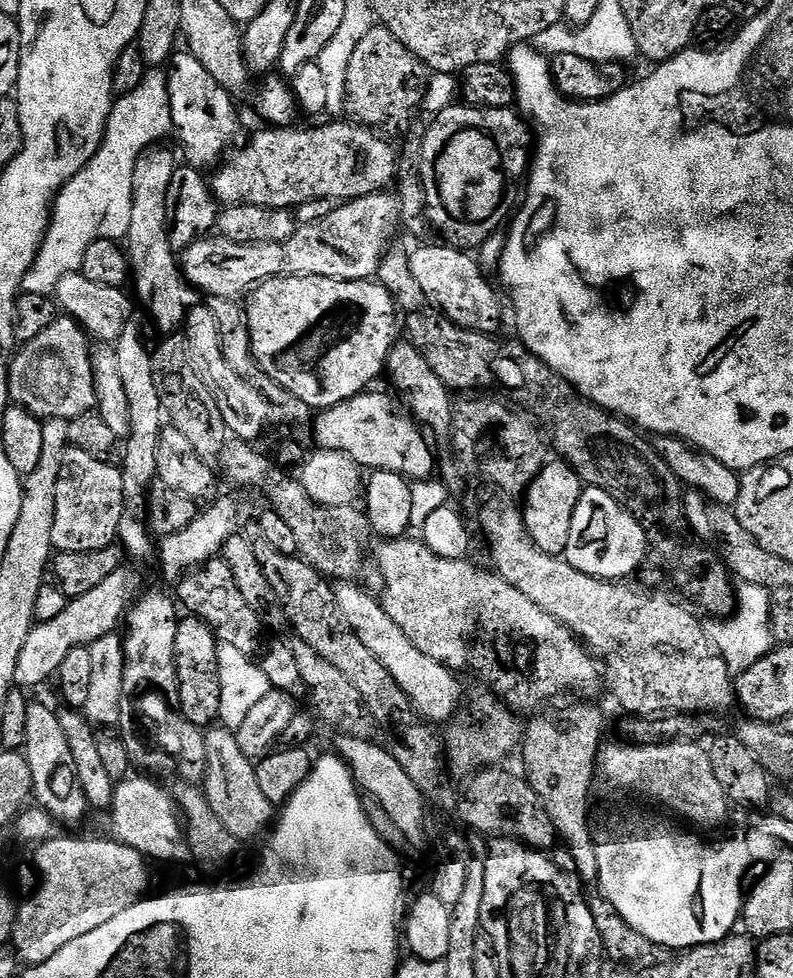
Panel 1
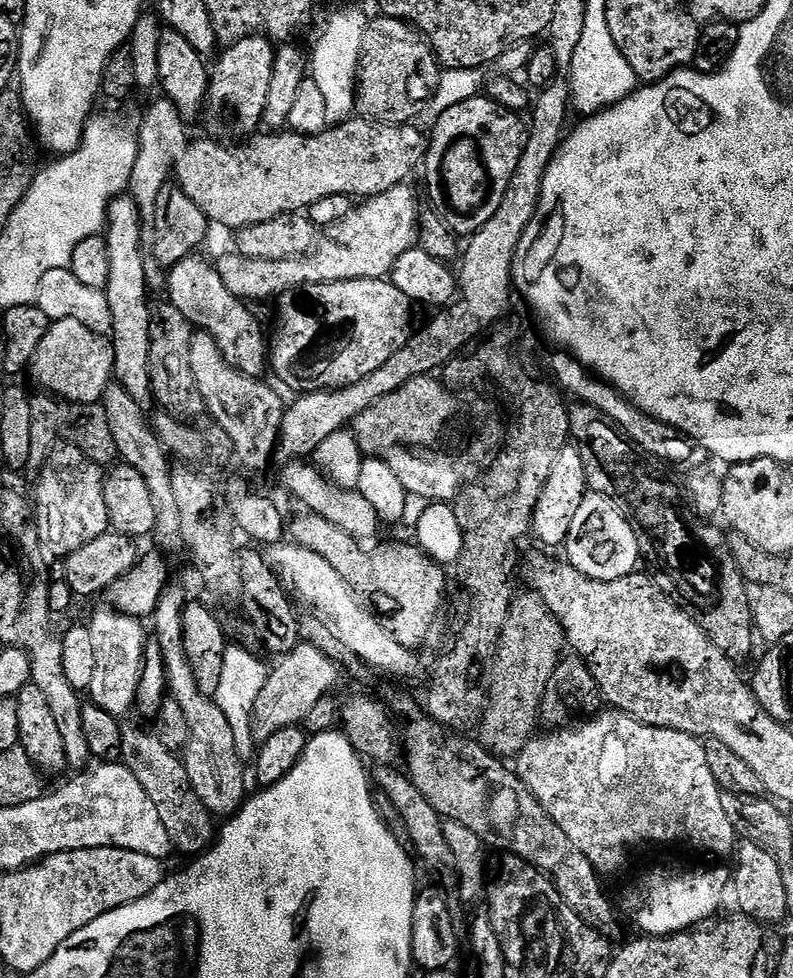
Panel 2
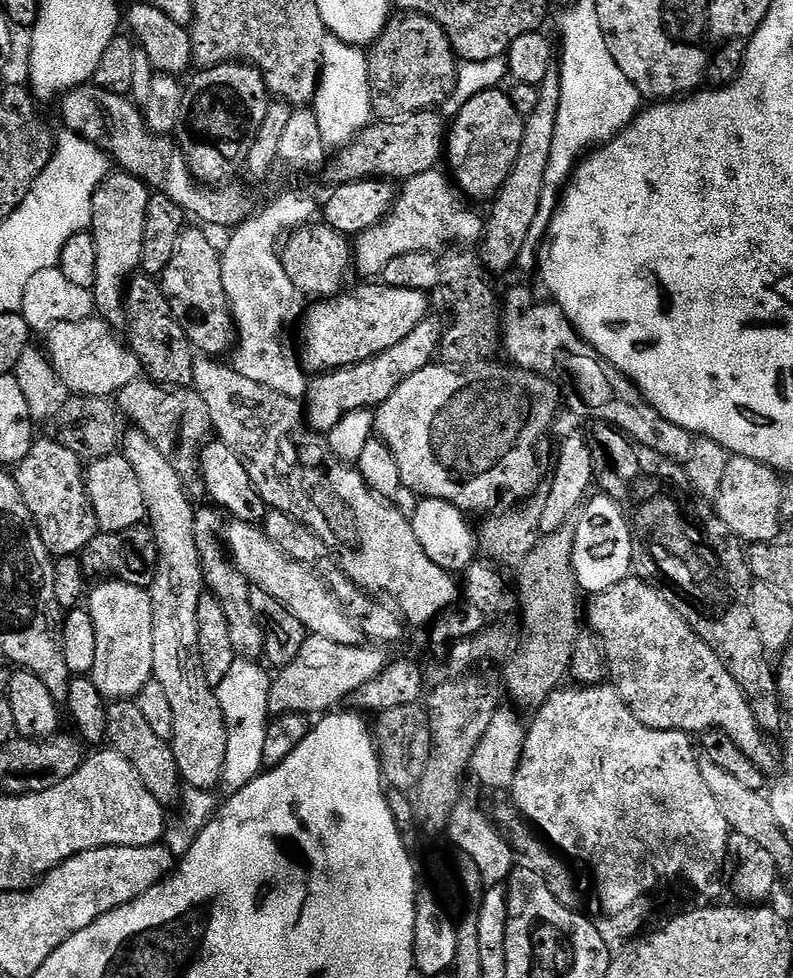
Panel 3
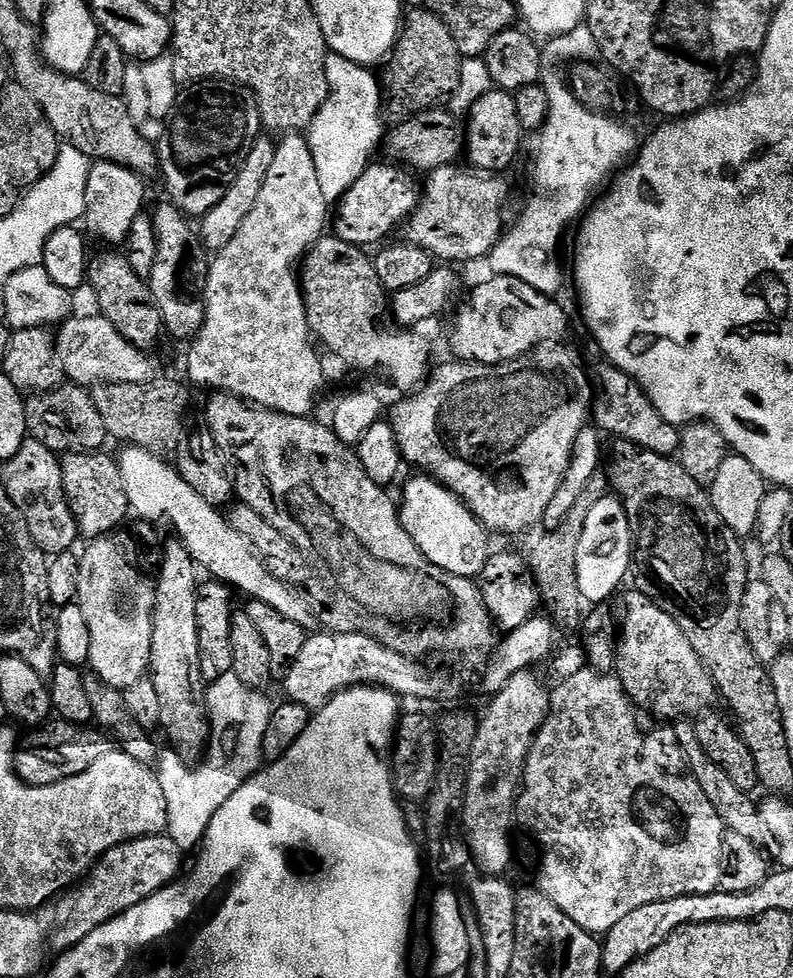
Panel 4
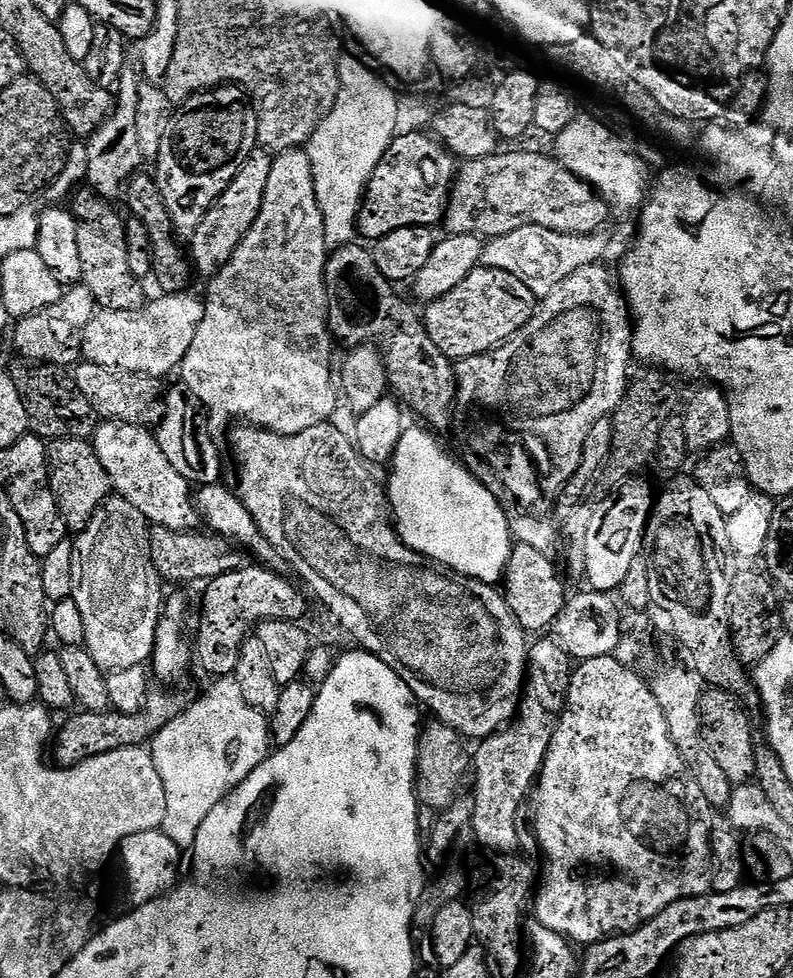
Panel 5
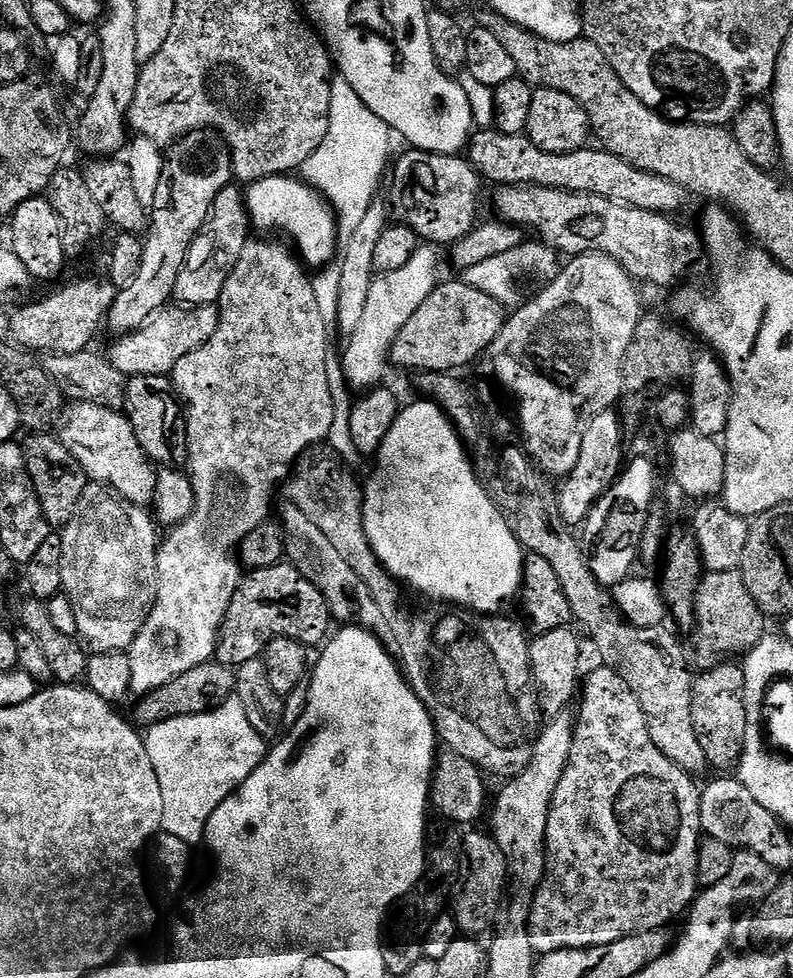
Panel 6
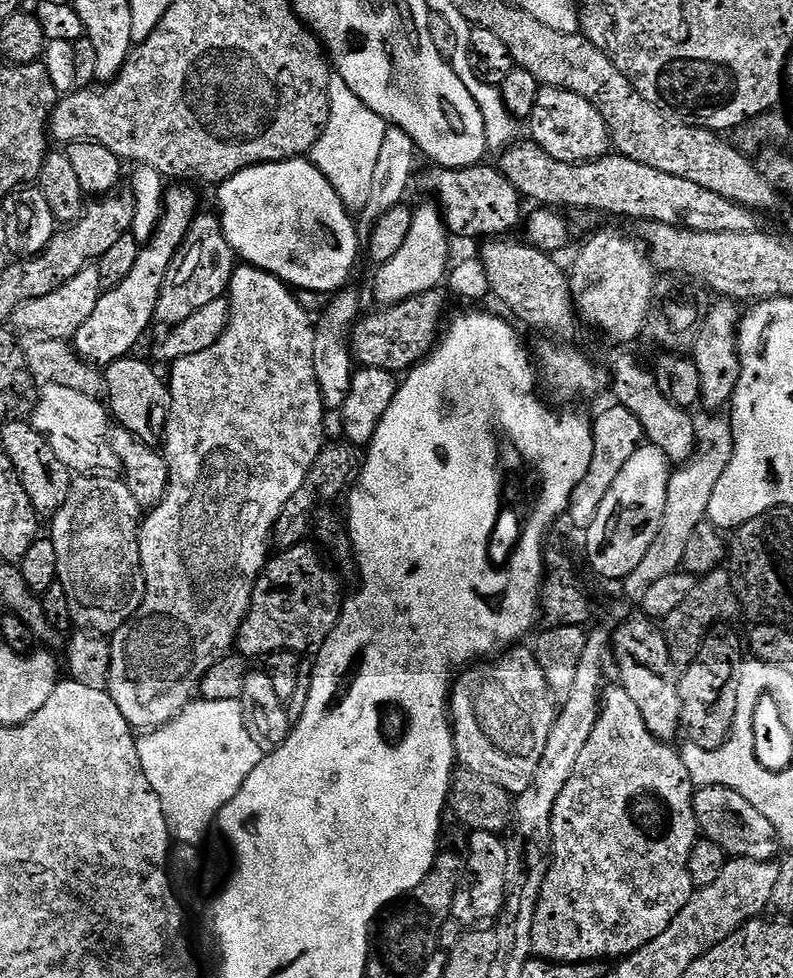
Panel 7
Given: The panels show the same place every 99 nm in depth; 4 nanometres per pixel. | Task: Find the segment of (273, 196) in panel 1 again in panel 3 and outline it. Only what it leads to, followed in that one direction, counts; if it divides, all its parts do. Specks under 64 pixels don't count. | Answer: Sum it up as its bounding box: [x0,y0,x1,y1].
[59,86,446,230]

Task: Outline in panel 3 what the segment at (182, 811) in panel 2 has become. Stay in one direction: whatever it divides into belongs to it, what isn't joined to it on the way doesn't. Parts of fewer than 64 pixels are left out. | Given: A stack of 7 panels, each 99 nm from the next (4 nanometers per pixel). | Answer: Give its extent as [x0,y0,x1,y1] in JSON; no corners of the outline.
[106,699,182,806]

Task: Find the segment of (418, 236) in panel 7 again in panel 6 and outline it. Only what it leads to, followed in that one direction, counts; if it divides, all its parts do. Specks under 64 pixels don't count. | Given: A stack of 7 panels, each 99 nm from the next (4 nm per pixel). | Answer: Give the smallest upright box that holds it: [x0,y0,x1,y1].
[342,243,440,390]

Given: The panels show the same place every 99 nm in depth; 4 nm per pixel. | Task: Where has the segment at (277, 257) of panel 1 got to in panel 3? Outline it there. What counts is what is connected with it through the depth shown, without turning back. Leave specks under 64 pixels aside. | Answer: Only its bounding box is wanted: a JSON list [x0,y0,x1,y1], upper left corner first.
[354,170,485,278]

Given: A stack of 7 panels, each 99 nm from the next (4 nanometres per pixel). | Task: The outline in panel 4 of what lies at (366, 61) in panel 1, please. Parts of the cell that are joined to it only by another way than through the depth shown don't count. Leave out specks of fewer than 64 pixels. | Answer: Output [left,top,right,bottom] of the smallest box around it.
[382,8,461,122]

